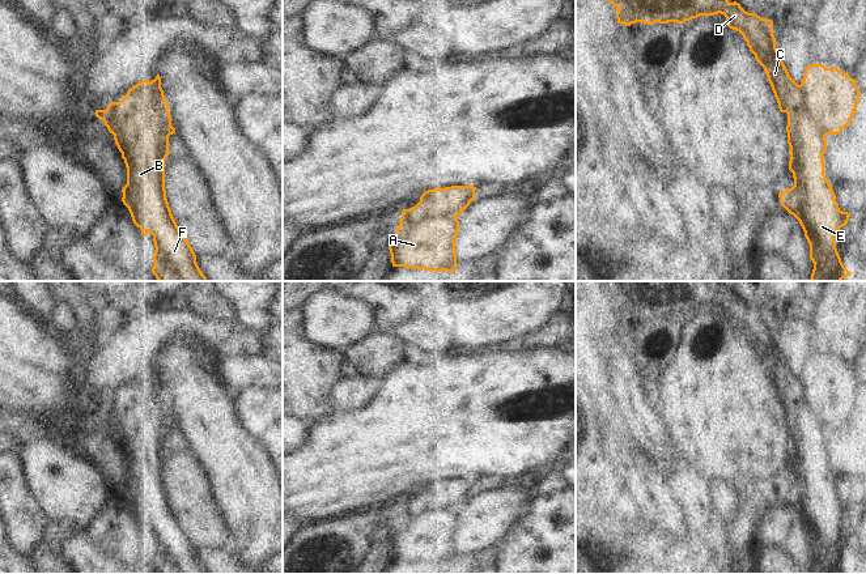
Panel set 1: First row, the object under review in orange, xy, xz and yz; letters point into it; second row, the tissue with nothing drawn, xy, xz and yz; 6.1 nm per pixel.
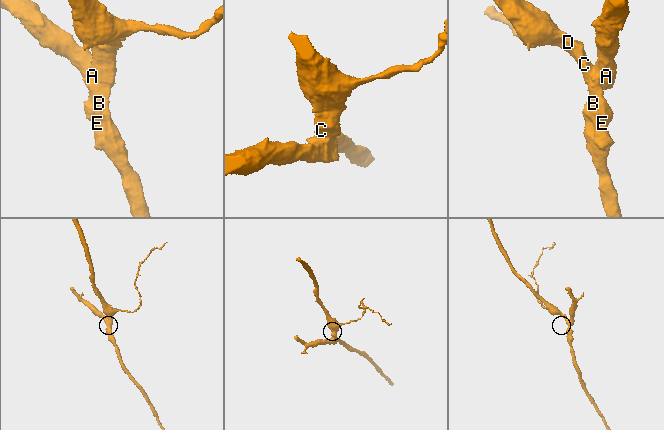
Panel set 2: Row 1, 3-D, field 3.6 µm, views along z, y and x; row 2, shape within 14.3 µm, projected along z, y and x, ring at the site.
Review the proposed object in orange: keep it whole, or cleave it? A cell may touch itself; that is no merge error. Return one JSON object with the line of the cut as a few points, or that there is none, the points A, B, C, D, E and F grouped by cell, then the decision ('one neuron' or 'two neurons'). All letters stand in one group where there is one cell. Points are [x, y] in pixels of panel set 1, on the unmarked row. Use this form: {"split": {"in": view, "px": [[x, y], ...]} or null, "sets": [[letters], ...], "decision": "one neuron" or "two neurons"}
{"split": {"in": "xz", "px": [[457, 507], [424, 506], [419, 511], [407, 510], [400, 518]]}, "sets": [["A"], ["B", "C", "D", "E", "F"]], "decision": "two neurons"}

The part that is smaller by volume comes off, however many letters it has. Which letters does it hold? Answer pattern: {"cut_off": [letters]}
{"cut_off": ["A"]}

